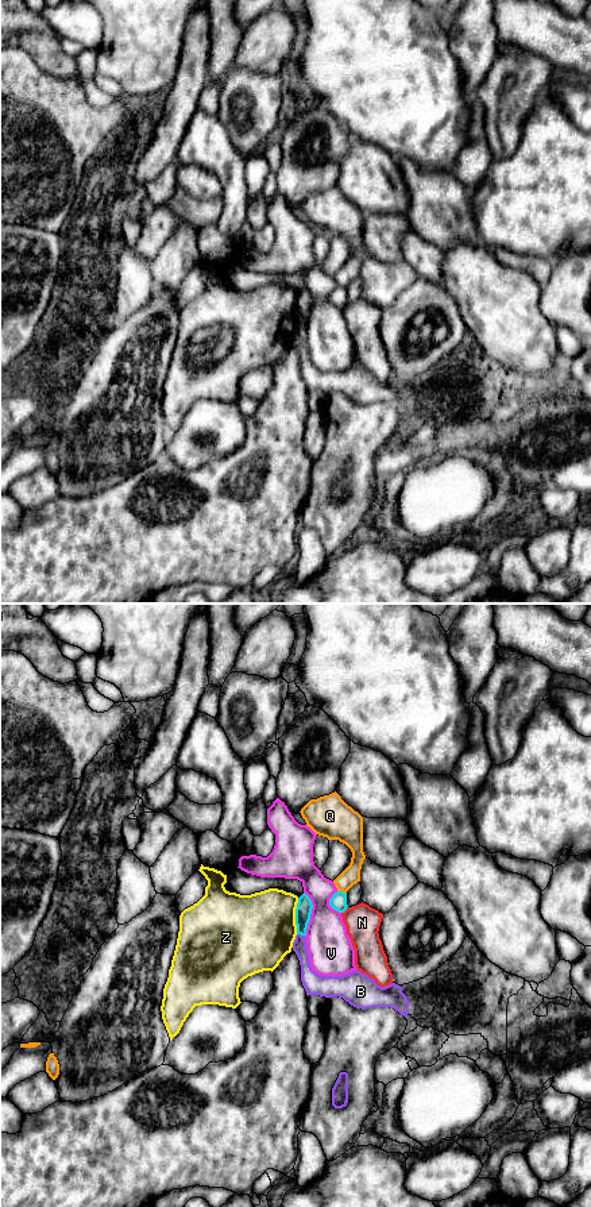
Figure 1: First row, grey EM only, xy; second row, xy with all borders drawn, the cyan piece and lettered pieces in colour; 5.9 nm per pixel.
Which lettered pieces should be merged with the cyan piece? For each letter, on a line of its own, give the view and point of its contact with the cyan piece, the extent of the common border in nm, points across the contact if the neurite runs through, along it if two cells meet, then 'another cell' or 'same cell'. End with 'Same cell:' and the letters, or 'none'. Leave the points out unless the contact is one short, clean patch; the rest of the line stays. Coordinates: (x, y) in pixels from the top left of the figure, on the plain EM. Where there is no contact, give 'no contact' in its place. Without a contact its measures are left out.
B: xy (301, 330) | 50 nm | along xy (297, 328), (304, 331) | another cell
N: xy (344, 305) | 60 nm | another cell
Q: xy (342, 286) | 60 nm | another cell
V: xy (311, 308) | 260 nm | along xy (304, 288), (312, 300), (305, 331) | another cell
Z: xy (296, 311) | 220 nm | along xy (298, 293), (296, 328) | another cell
Same cell: none

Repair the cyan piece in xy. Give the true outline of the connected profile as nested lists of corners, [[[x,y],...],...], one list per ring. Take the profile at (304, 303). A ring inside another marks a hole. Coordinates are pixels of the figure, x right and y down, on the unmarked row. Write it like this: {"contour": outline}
{"contour": [[[302,289],[298,293],[298,298],[296,304],[297,329],[306,331],[306,324],[310,316],[312,304],[313,300],[310,293],[306,289]]]}

